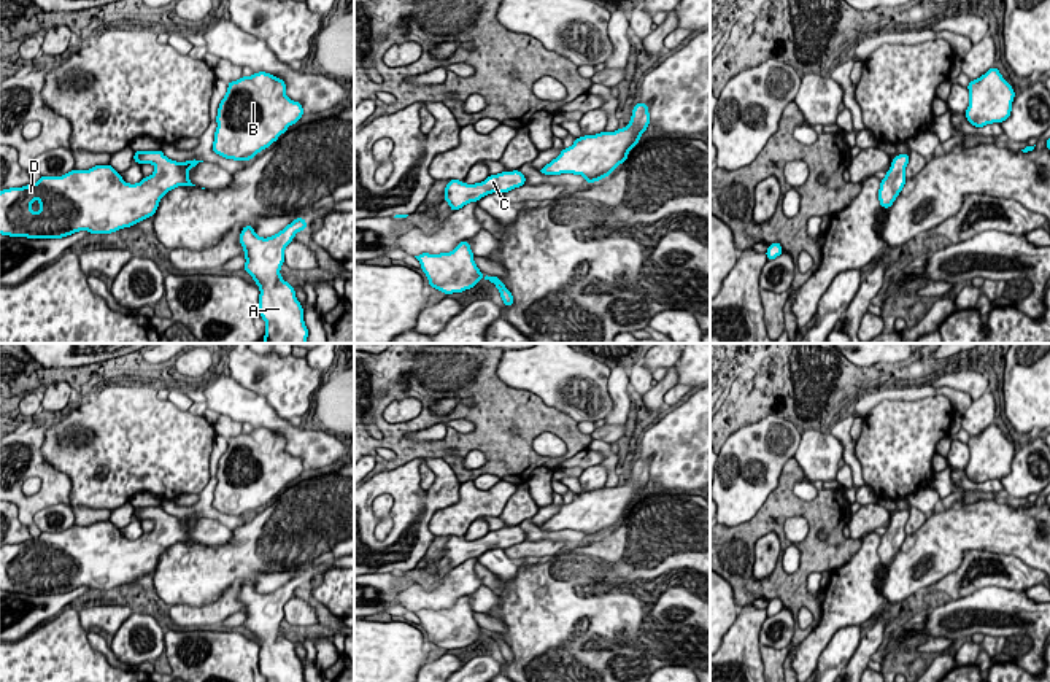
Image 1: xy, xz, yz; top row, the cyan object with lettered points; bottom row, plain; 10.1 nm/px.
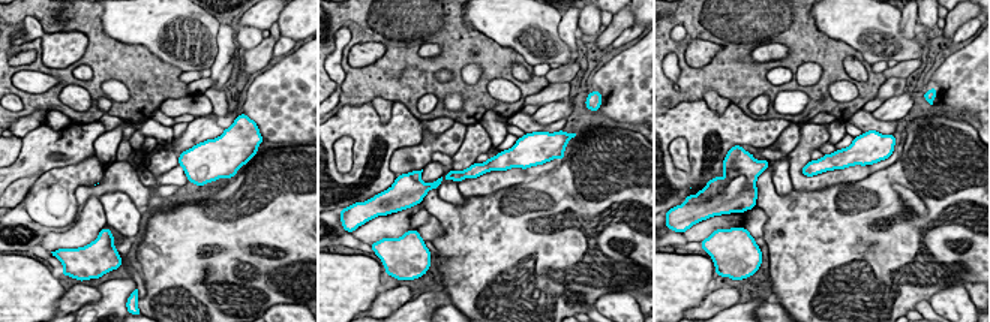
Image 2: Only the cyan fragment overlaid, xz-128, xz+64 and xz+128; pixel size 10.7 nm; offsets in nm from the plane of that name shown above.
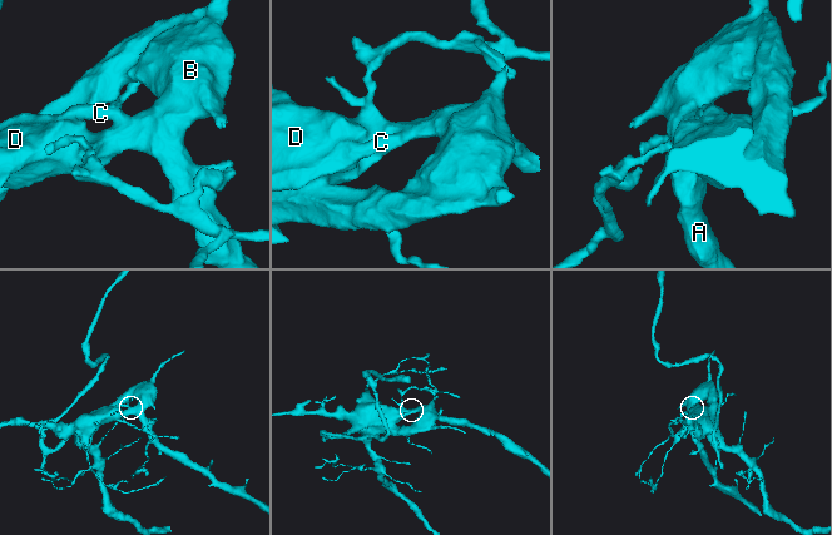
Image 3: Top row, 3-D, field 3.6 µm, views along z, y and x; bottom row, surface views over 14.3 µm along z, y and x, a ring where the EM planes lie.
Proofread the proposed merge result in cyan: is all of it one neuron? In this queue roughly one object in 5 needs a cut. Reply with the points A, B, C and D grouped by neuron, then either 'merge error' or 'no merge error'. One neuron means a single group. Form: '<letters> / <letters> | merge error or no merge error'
A B C D | no merge error

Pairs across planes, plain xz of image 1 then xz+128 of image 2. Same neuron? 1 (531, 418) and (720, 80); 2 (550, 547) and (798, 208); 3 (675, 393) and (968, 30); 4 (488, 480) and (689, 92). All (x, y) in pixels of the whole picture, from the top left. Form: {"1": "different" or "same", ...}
{"1": "same", "2": "different", "3": "same", "4": "different"}

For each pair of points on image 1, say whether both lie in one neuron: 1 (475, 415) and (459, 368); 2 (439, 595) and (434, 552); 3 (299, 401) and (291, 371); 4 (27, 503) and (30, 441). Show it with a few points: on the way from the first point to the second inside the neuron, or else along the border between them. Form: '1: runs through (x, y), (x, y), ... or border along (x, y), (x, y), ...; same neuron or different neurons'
1: runs through (480, 404), (480, 388), (470, 379); same neuron
2: border along (440, 577), (436, 582); different neurons
3: runs through (291, 393), (291, 379); same neuron
4: runs through (19, 487), (34, 457); same neuron

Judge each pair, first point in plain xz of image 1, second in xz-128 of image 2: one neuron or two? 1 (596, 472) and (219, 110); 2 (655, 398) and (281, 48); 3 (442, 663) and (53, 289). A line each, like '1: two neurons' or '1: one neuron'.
1: two neurons
2: two neurons
3: two neurons

